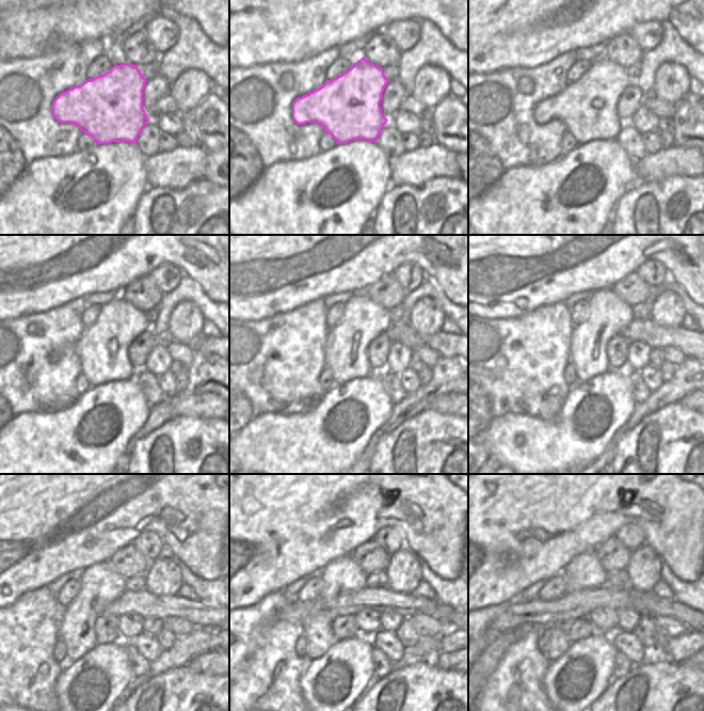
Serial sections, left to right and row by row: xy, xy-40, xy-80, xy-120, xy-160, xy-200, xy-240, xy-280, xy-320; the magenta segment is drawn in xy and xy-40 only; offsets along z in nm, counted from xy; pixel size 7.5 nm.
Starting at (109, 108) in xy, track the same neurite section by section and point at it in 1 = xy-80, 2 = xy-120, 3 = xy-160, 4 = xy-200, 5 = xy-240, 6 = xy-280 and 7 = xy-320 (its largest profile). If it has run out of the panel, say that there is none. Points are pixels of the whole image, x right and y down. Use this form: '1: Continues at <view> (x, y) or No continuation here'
1: Continues at xy-80 (588, 107)
2: Continues at xy-120 (102, 348)
3: Continues at xy-160 (346, 352)
4: Continues at xy-200 (609, 315)
5: Continues at xy-240 (101, 584)
6: Continues at xy-280 (344, 575)
7: Continues at xy-320 (584, 572).

